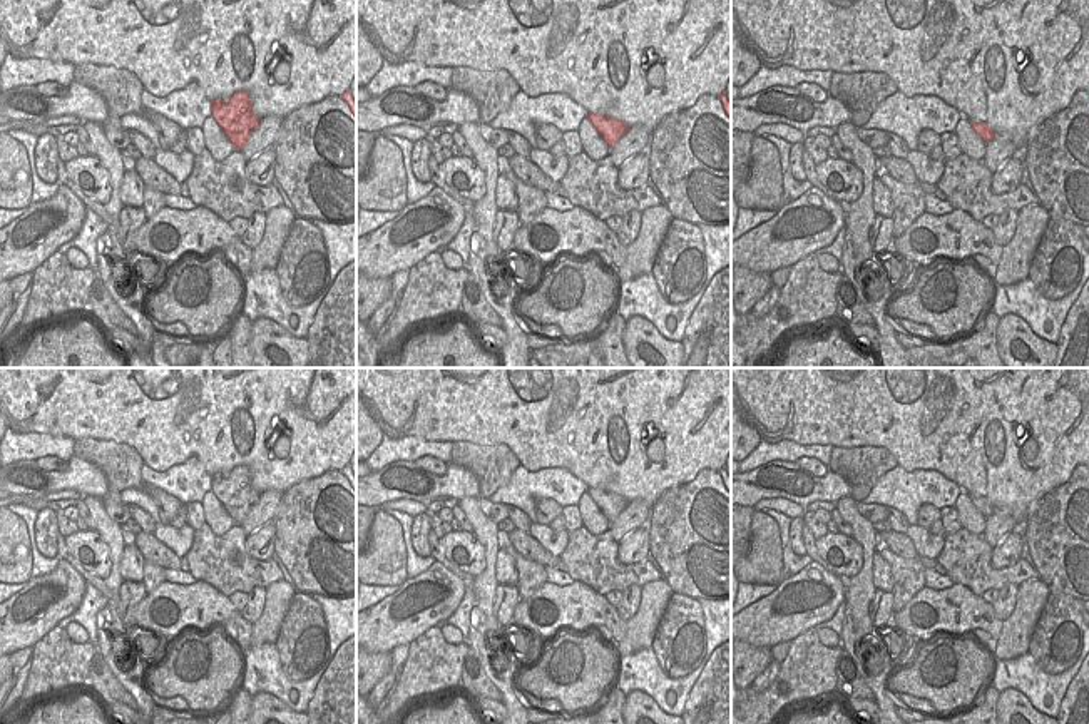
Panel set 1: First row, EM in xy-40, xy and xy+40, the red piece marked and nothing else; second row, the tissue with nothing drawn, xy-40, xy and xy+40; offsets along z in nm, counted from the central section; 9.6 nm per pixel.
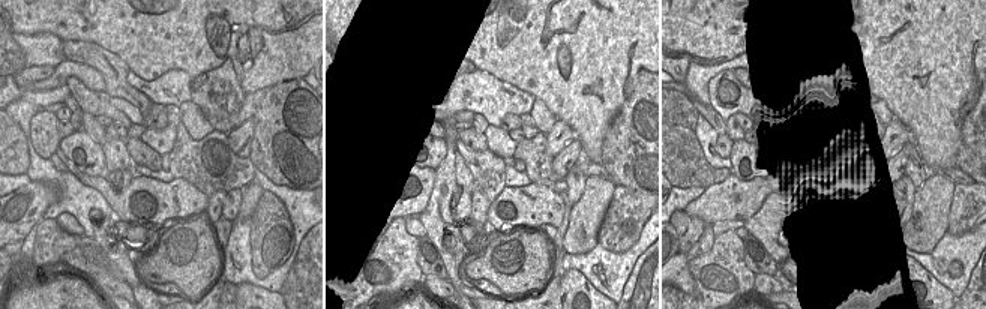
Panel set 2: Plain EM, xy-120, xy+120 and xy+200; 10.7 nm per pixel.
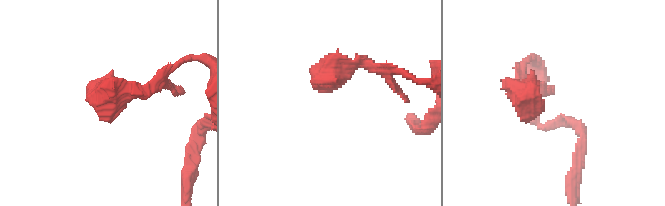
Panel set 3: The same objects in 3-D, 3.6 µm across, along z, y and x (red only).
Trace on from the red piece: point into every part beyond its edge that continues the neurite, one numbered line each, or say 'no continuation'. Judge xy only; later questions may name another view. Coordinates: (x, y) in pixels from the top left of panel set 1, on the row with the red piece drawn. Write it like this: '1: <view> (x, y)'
no continuation

